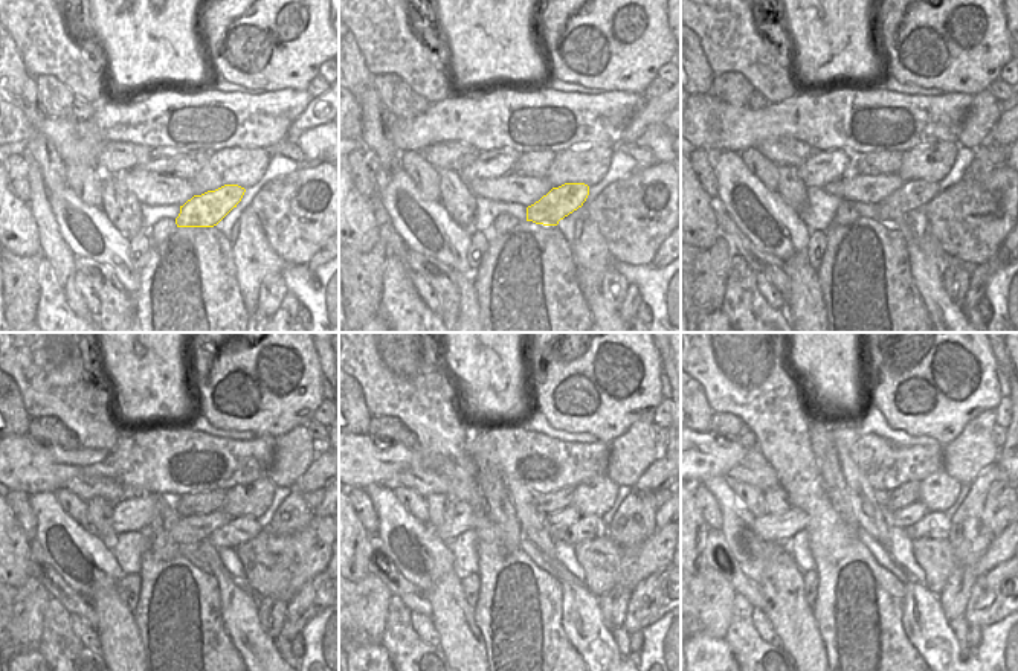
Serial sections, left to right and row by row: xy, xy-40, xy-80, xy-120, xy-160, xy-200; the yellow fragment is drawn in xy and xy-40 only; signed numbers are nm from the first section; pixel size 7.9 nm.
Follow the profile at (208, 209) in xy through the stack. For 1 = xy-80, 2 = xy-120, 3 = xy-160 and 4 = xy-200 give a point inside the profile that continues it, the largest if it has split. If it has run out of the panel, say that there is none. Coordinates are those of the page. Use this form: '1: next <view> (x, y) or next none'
1: next xy-80 (916, 194)
2: next xy-120 (237, 531)
3: next xy-160 (586, 528)
4: next xy-200 (936, 525)

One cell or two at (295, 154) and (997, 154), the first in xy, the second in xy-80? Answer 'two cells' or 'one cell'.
one cell

